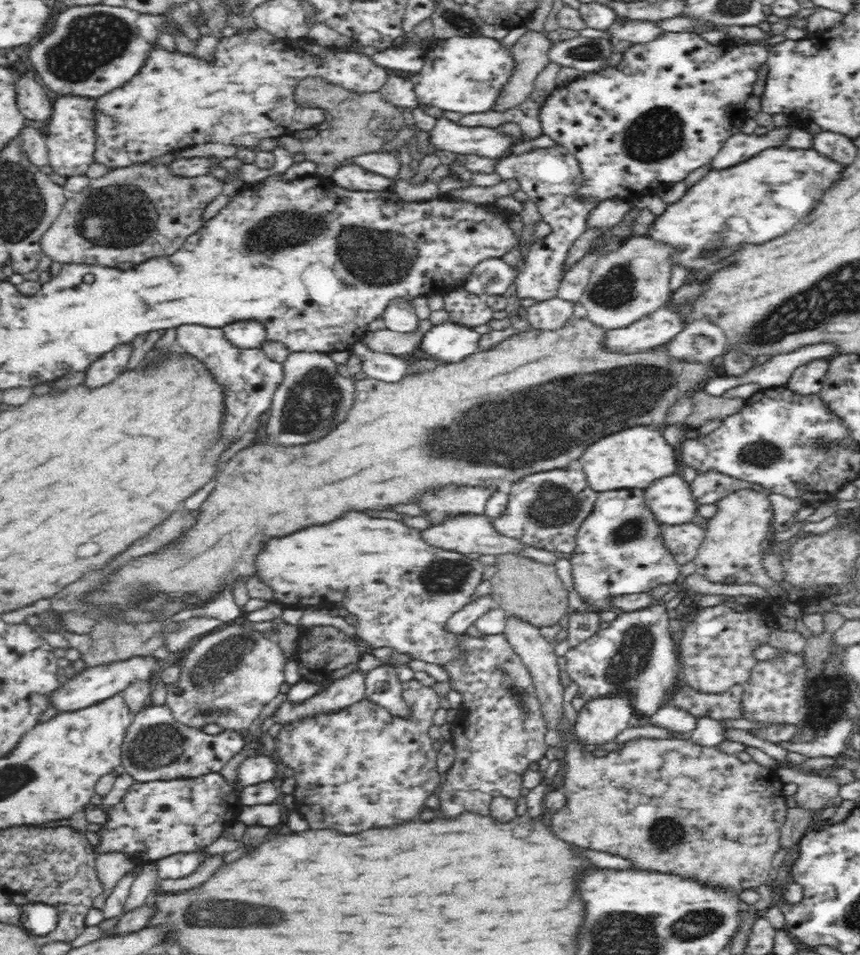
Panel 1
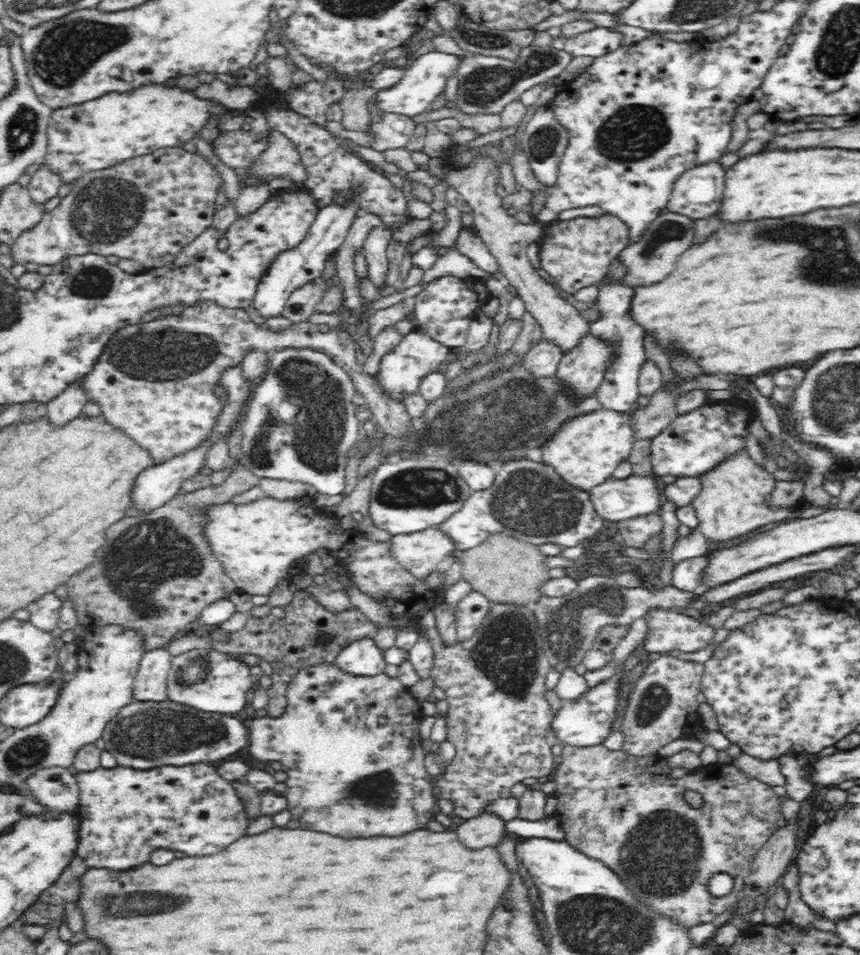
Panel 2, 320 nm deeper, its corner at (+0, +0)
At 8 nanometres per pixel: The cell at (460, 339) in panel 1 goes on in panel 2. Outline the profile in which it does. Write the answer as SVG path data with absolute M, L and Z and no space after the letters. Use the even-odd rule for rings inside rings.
M417 327L417 329L404 335L398 347L381 358L378 374L375 375L376 379L384 385L384 389L394 399L401 400L406 393L419 390L420 379L426 374L438 370L448 360L451 349L431 338L422 328Z

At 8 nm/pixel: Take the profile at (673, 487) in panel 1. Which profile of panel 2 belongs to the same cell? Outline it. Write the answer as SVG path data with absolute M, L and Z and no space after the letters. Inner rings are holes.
M654 474L648 476L632 475L627 480L612 478L590 493L592 503L595 504L596 511L602 515L602 518L606 522L619 522L658 513L665 499L662 487L659 478Z

